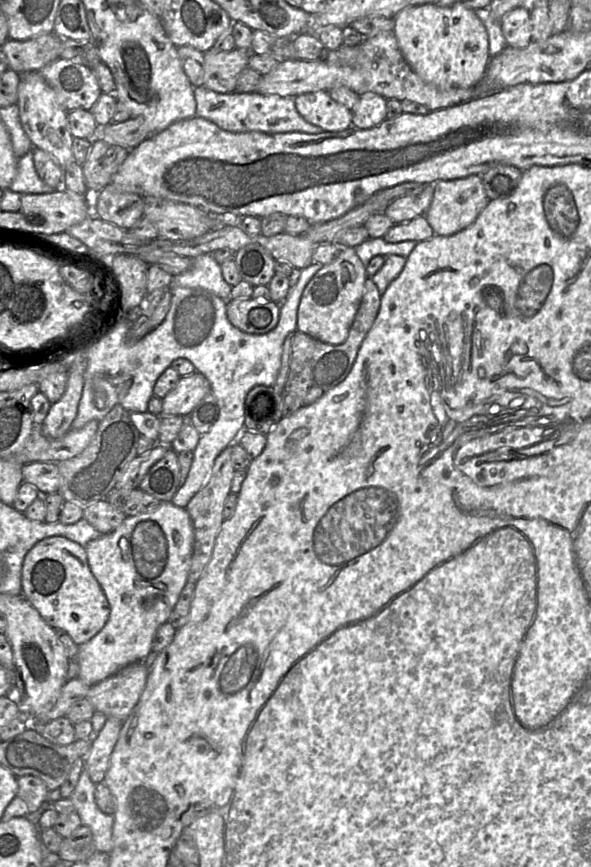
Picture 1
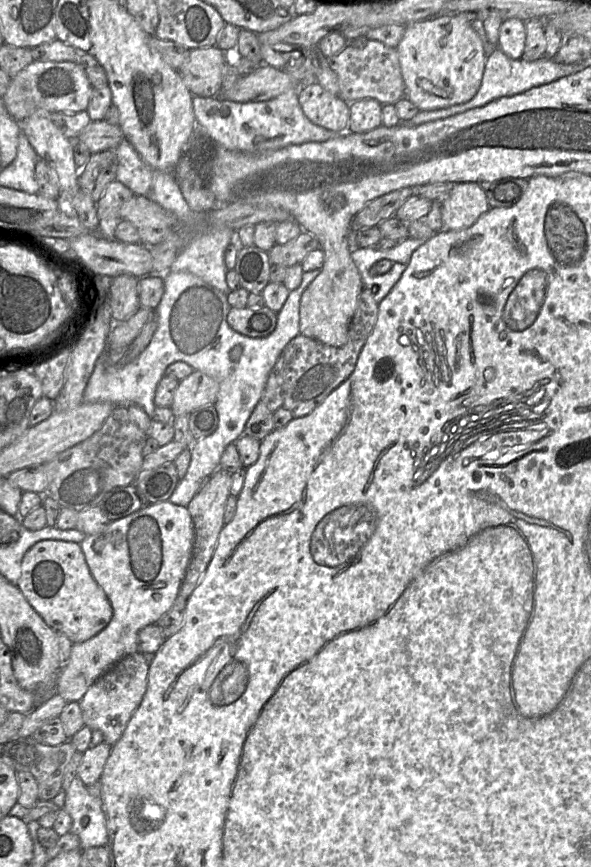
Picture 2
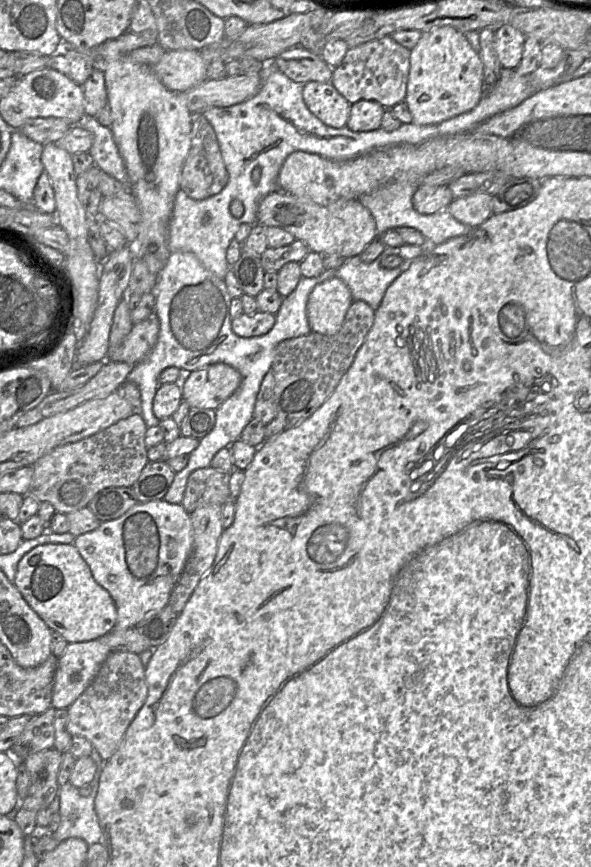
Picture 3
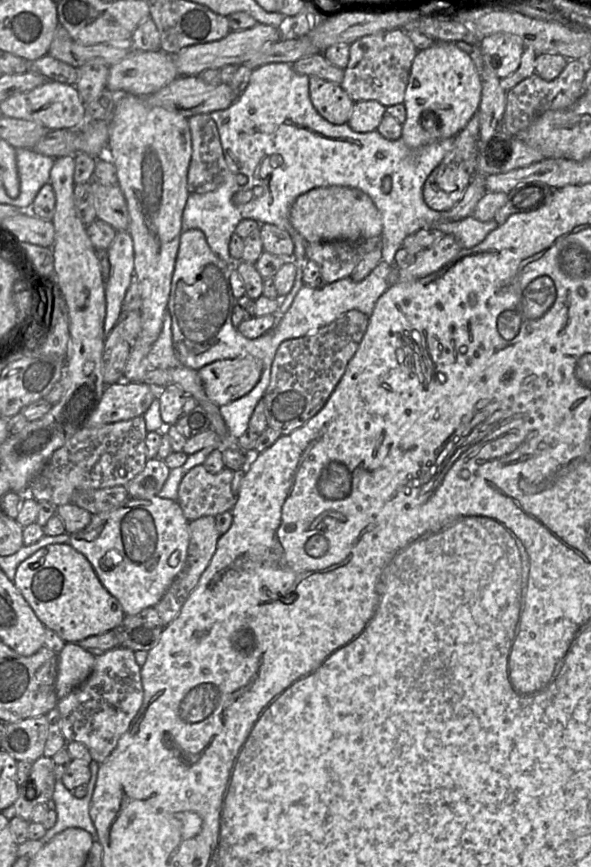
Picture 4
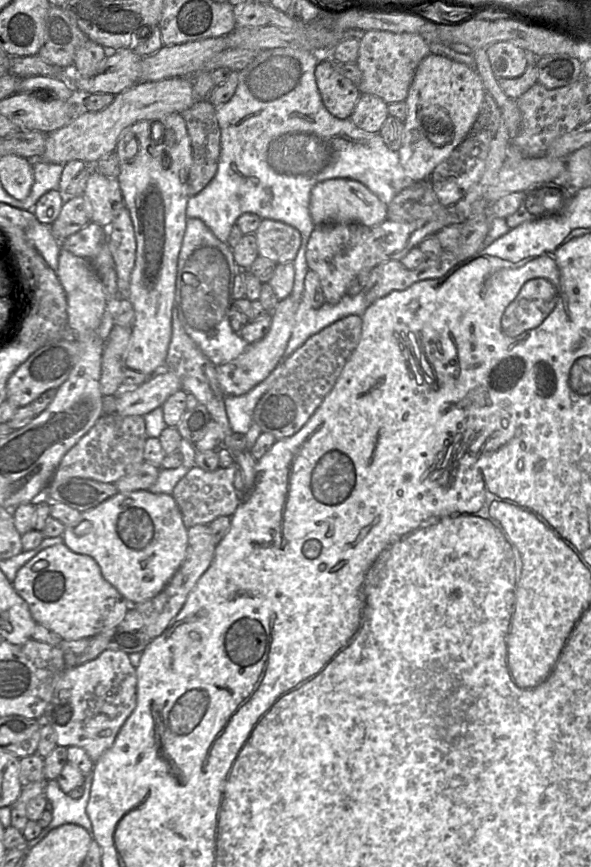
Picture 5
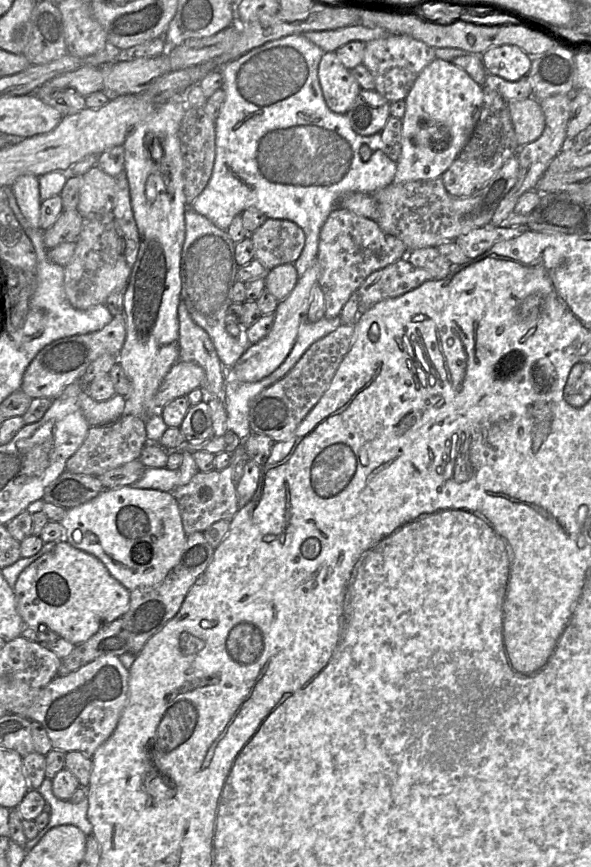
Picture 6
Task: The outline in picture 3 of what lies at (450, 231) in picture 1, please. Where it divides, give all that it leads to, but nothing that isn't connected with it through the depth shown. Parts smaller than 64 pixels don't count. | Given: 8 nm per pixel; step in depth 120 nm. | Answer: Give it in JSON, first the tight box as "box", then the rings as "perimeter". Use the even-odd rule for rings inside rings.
{"box":[447,193,492,228],"perimeter":[[[478,193],[454,199],[447,210],[459,222],[475,228],[484,223],[492,213],[490,194]]]}

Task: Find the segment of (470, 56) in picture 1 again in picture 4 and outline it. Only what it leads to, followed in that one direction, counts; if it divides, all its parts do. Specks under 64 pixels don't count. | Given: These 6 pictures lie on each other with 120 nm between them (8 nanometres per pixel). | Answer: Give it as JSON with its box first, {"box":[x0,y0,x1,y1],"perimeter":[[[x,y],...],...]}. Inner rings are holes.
{"box":[401,41,481,149],"perimeter":[[[435,41],[432,46],[418,50],[412,62],[405,91],[403,103],[406,108],[406,120],[402,124],[401,139],[408,147],[417,149],[437,141],[454,138],[477,113],[481,94],[480,72],[470,55],[459,49],[455,42]]]}

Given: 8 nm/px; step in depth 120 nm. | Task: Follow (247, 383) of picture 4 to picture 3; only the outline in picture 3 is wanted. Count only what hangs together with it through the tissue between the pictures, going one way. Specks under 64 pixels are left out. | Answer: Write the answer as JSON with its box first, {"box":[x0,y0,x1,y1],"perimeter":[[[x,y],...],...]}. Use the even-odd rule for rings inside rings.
{"box":[181,363,240,410],"perimeter":[[[215,363],[185,373],[181,381],[182,398],[190,407],[215,410],[239,387],[240,372],[225,363]]]}

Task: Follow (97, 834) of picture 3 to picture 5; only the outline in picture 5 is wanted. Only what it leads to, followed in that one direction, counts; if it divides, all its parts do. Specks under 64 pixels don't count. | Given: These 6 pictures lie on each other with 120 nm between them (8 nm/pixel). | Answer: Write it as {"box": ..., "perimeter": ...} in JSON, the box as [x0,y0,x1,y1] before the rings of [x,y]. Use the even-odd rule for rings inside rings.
{"box":[27,771,93,850],"perimeter":[[[93,771],[85,776],[84,794],[79,800],[72,799],[65,794],[57,780],[49,780],[45,789],[45,797],[52,804],[53,818],[51,823],[42,830],[40,835],[32,841],[27,841],[27,850],[39,844],[53,829],[63,824],[76,824],[82,826],[91,835],[93,840],[93,828],[87,815],[87,804],[90,798],[93,782]]]}

